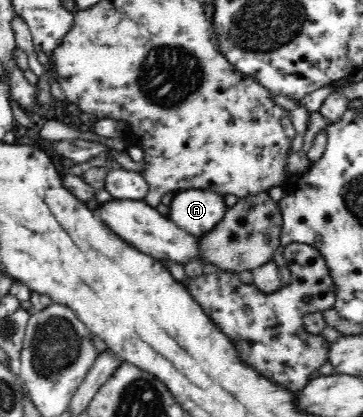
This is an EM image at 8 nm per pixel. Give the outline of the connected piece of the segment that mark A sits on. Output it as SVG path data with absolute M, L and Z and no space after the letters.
M206 189L175 192L169 207L170 221L193 236L213 229L226 211L223 197Z

